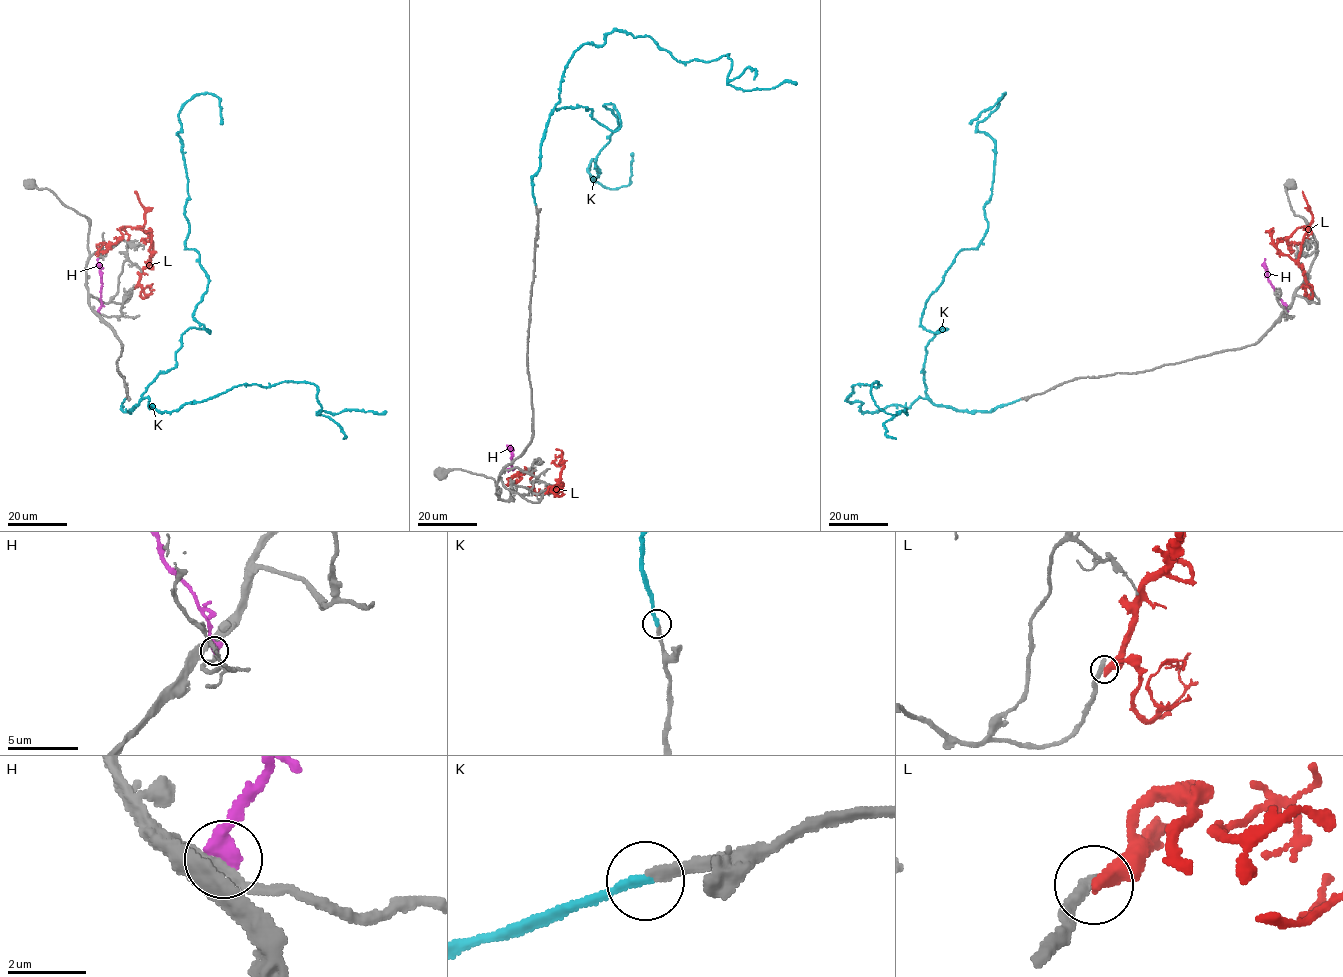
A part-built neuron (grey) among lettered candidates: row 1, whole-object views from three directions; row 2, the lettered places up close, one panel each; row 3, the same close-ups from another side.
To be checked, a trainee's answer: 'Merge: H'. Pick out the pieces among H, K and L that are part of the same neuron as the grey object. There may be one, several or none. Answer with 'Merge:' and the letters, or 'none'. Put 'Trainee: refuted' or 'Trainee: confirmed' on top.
Trainee: refuted
Merge: K

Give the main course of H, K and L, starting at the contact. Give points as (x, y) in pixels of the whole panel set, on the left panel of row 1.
H: (98, 313), (102, 280), (98, 258)
K: (125, 399), (210, 331), (179, 111), (209, 93), (222, 123)
L: (134, 287), (152, 249), (151, 238), (143, 231), (120, 228), (121, 240), (103, 244), (97, 256)

